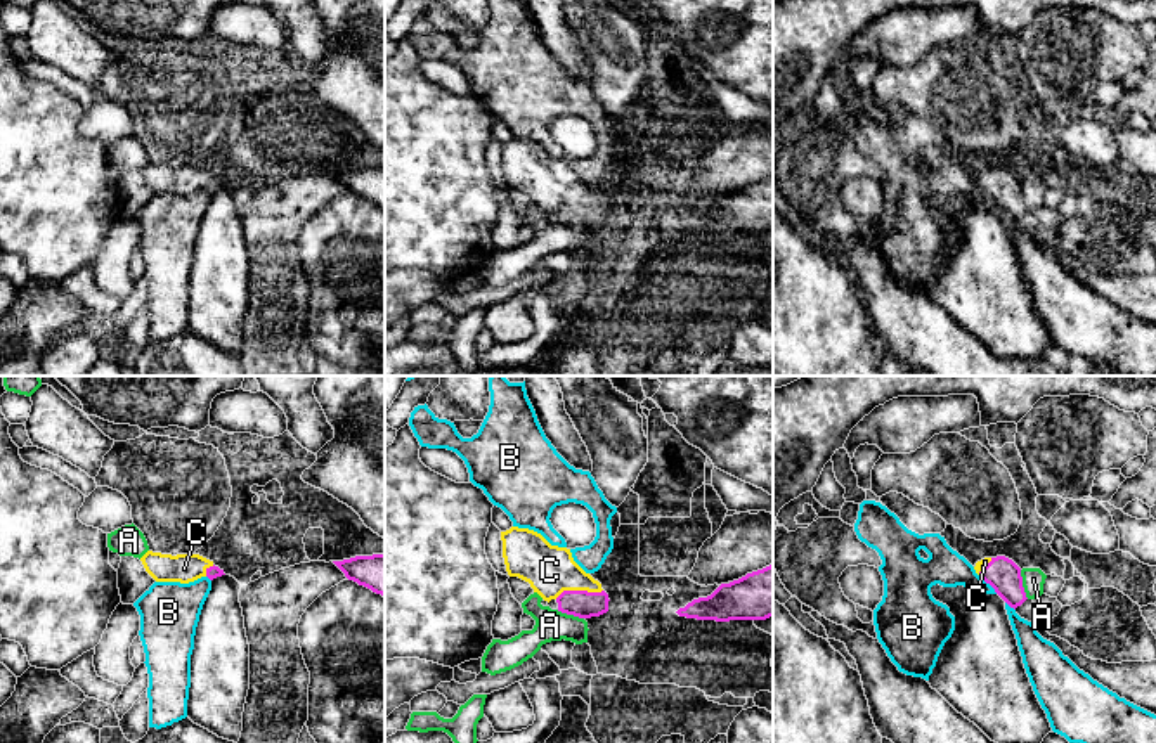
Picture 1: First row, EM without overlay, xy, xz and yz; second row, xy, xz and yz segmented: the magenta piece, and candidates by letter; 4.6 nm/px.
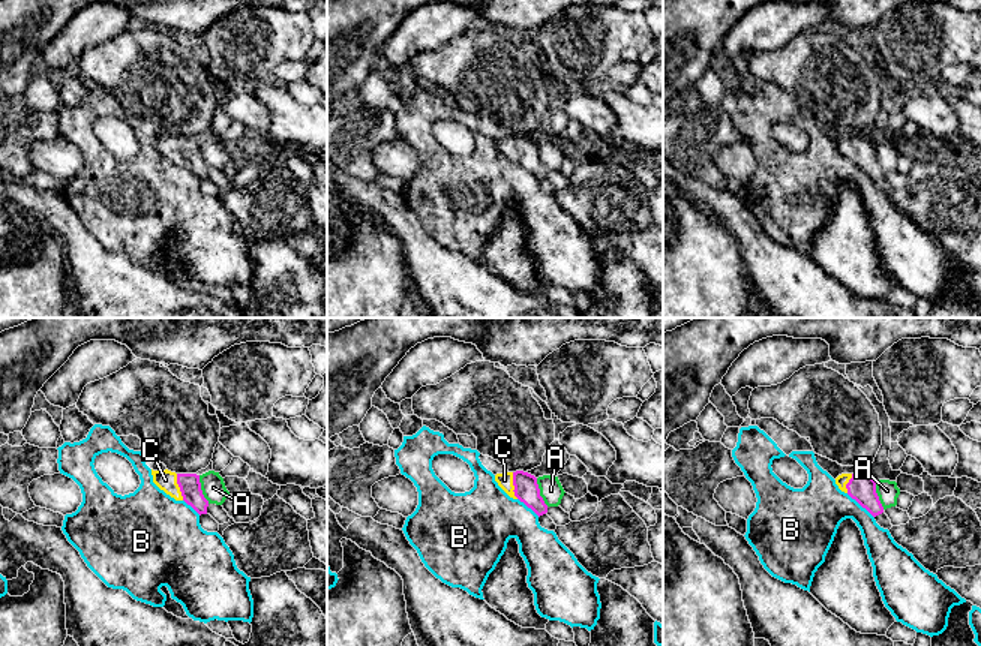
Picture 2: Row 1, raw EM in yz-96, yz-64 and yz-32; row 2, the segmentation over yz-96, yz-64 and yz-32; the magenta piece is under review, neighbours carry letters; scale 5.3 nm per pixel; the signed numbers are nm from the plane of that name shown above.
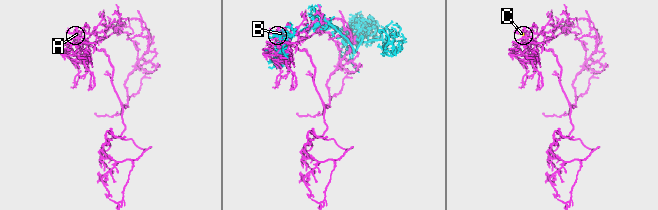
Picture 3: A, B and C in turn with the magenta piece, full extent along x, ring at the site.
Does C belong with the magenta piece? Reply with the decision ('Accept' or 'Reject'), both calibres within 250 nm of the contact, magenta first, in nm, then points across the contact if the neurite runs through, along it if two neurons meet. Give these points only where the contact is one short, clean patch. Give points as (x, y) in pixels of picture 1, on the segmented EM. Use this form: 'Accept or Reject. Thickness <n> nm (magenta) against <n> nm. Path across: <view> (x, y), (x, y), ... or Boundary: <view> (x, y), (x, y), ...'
Accept. Thickness 130 nm (magenta) against 240 nm. Path across: xz (579, 603), (578, 591), (550, 570)

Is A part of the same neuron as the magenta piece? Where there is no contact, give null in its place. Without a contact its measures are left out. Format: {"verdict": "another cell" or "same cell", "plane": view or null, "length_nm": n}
{"verdict": "another cell", "plane": "yz", "length_nm": 140}

